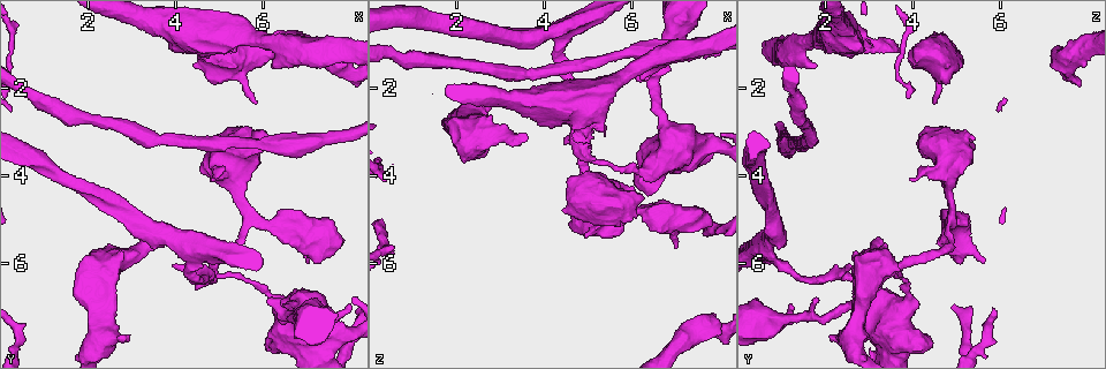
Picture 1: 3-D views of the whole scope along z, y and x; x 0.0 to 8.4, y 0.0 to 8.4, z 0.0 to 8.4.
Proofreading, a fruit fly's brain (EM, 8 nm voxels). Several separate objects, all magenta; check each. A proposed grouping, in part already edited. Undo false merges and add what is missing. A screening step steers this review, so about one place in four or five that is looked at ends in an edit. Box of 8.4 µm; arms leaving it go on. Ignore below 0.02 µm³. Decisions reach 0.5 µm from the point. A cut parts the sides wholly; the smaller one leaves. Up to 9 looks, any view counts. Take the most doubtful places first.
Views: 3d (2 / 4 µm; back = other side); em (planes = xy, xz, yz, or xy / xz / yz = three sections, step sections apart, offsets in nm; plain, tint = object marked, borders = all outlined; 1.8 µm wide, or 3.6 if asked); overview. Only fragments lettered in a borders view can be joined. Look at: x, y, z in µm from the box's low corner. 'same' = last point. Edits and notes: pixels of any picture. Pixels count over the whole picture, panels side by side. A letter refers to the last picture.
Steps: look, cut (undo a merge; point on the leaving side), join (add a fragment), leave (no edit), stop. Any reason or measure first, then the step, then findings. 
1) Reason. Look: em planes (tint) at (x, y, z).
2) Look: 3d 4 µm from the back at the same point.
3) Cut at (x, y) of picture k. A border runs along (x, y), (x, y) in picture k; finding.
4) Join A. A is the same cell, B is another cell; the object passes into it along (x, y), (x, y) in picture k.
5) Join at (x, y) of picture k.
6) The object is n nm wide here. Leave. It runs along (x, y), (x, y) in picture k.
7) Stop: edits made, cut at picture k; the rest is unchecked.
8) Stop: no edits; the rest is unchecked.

Abrupt turn. Look: em yz step 8 (tint) at (4.85, 6.20, 3.60).

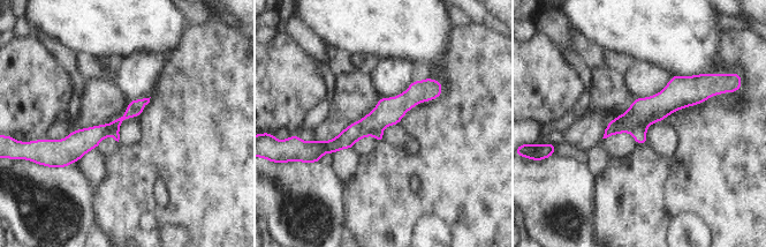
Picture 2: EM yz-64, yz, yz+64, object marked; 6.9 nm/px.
Look: em planes (tint) at the same point.

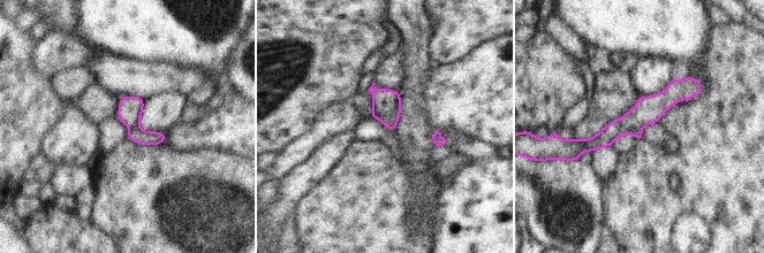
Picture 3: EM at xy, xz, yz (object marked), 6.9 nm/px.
Look: em planes (borders) at the same point.

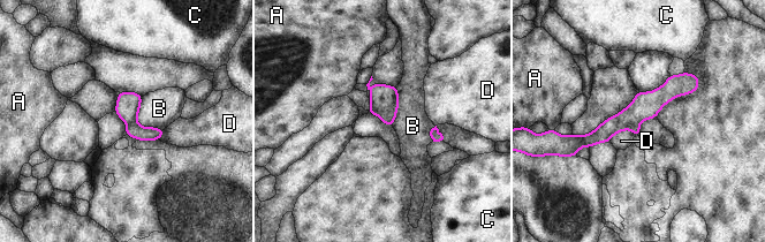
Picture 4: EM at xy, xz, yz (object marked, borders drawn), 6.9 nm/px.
The object is 180 nm wide here. Cut at (645, 105) of picture 4. A, B, C and D are other cells; a border runs along (637, 122), (634, 122), (628, 128) in picture 4; a second cell is stuck on.

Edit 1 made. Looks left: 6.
See it whole again. Look: overview.

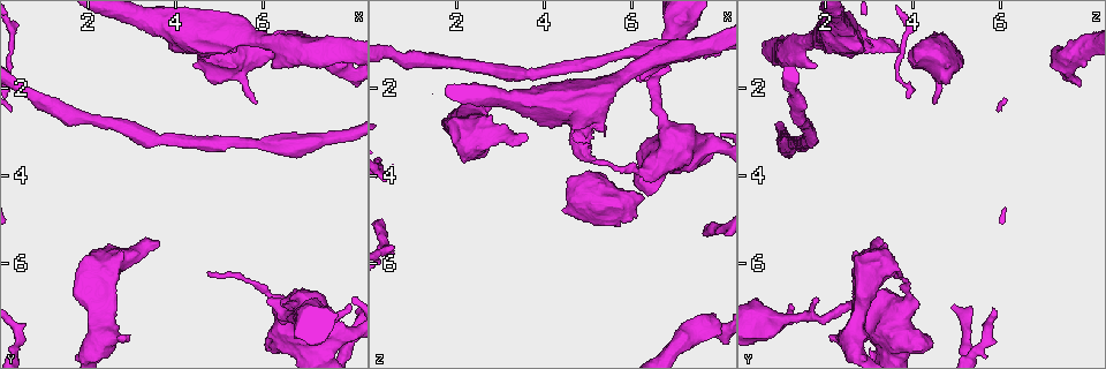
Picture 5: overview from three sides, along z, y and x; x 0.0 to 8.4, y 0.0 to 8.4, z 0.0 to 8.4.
An open end. Look: 3d 4 µm from the back at (5.10, 1.10, 3.65).

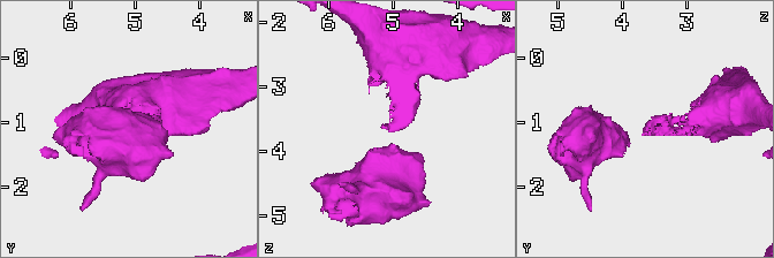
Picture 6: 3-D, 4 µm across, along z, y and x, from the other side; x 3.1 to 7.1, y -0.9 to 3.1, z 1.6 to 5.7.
Need the tissue. Look: em planes (tint) at (5.15, 1.05, 3.60).

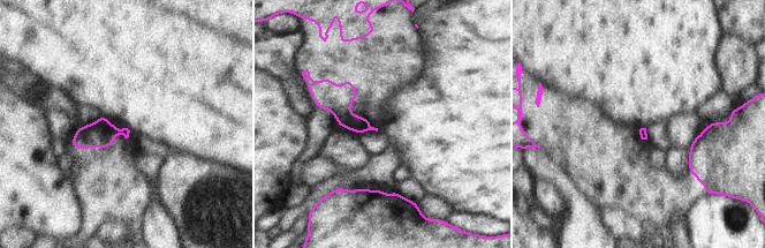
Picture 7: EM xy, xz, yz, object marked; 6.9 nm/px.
Look: em planes (borders) at the same point.

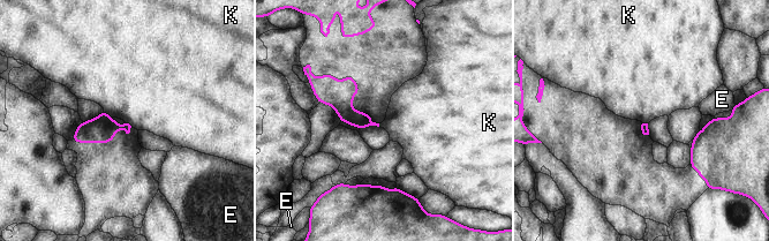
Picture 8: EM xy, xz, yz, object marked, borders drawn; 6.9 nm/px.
Leave. E and K are other cells; a border runs along (104, 108), (113, 117) in picture 8; none of them fits.

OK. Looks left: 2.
Stops while still wide. Look: em xz step 16 (tint) at (2.70, 7.65, 2.05).

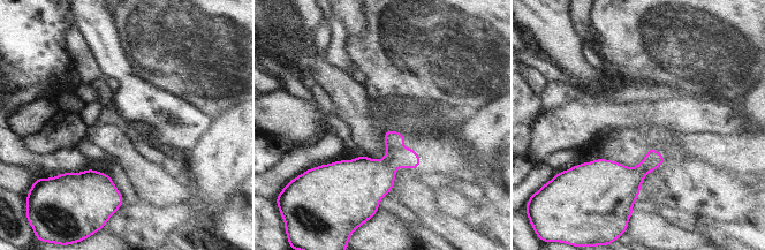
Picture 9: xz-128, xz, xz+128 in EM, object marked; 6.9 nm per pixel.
Cut it another way. Look: em planes (borders) at the same point.

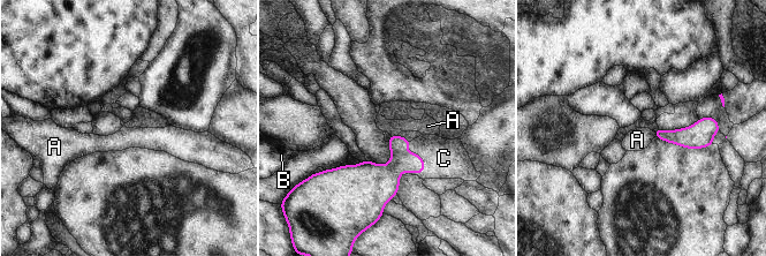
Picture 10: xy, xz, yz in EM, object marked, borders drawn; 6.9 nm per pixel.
The longest contact is with C, 260 nm. Join C. C is the same cell, A and B are other cells; the object passes into it along (401, 160), (418, 155), (444, 158) in picture 10; it goes on there.

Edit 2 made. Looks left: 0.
Stop: edits made, cut at picture 4, join at picture 10; the rest is unchecked.

